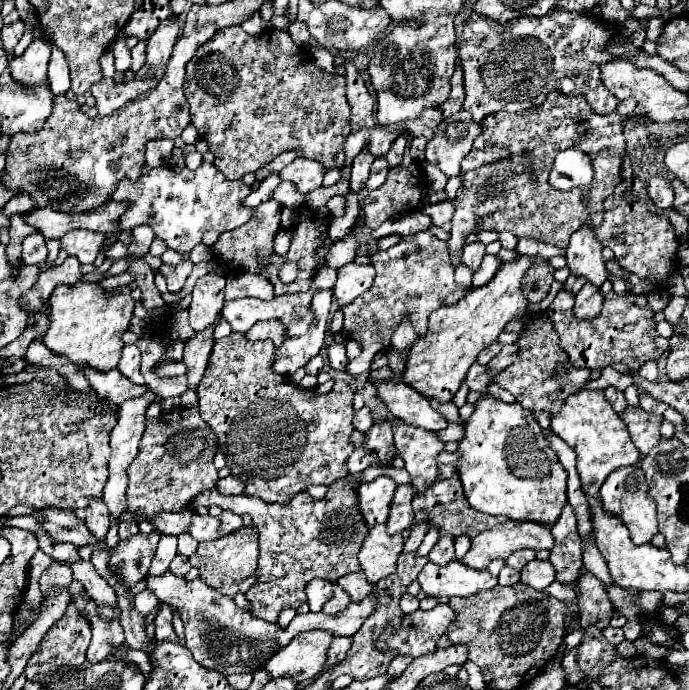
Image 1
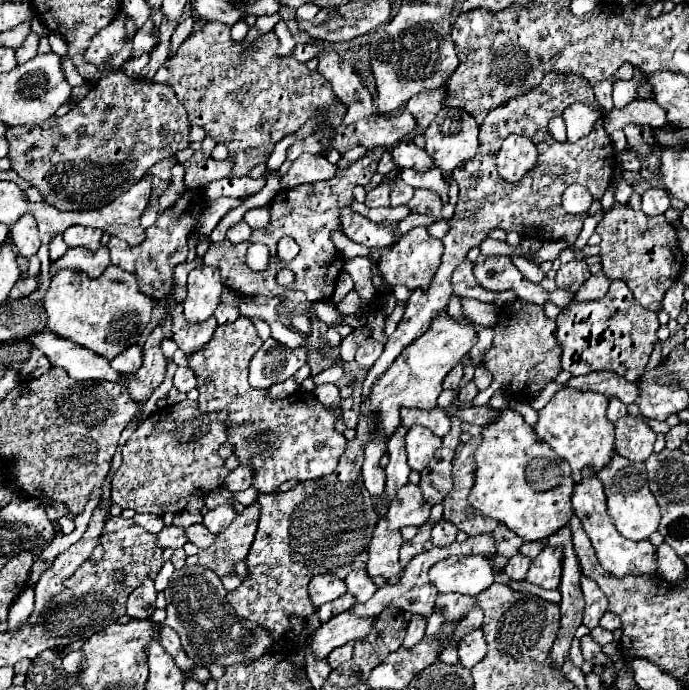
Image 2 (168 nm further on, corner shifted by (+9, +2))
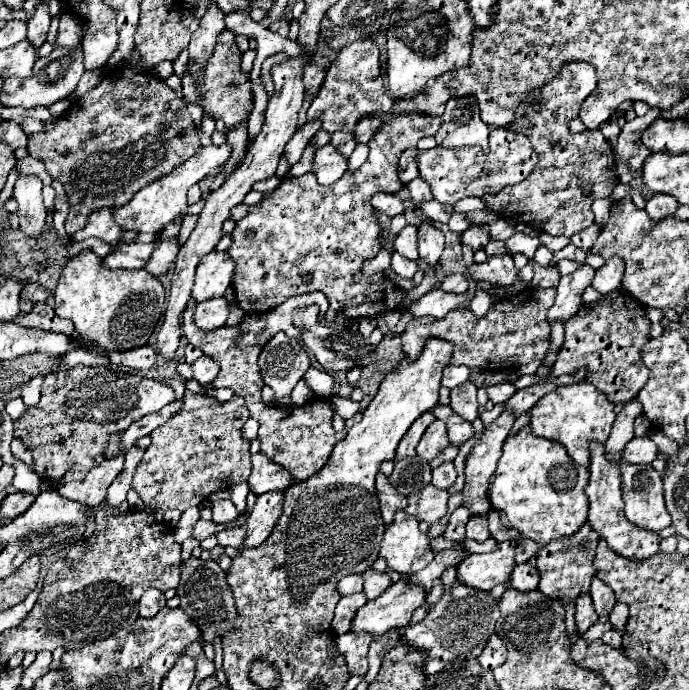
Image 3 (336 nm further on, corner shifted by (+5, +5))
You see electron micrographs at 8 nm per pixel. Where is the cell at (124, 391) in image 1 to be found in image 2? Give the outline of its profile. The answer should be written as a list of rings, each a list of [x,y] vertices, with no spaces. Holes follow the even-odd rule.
[[[42,332],[32,338],[26,338],[26,342],[36,344],[46,358],[52,362],[52,366],[64,368],[74,380],[108,380],[108,382],[122,382],[122,376],[112,370],[110,362],[102,356],[96,356],[94,352],[68,342],[64,338],[58,338],[52,332]]]

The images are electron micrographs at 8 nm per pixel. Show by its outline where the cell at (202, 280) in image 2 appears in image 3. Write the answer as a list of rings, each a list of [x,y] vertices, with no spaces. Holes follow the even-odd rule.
[[[212,251],[200,259],[196,269],[196,283],[192,297],[196,301],[206,301],[212,297],[222,297],[232,283],[234,261],[226,251]]]

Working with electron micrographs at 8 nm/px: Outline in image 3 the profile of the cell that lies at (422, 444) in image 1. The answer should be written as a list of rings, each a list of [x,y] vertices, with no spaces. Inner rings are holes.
[[[434,421],[428,431],[422,435],[416,453],[420,457],[424,457],[426,461],[432,461],[434,457],[438,457],[446,447],[450,445],[448,441],[448,433],[446,433],[446,425],[444,421]]]

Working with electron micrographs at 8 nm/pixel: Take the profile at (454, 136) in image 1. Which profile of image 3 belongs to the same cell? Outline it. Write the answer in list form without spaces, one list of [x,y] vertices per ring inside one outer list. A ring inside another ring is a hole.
[[[472,95],[466,97],[452,97],[446,103],[446,111],[442,115],[442,127],[434,135],[440,147],[472,147],[478,145],[482,149],[488,149],[488,125],[480,119],[480,107]]]

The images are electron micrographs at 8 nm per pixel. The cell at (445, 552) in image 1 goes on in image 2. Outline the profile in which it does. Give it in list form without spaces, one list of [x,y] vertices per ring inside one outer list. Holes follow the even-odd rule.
[[[440,520],[434,528],[432,528],[432,544],[434,546],[450,546],[456,540],[456,532],[458,528],[452,522]]]

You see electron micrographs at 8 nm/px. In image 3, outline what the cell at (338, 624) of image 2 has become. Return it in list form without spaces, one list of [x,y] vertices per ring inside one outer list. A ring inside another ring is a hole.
[[[400,579],[384,595],[368,601],[358,609],[350,631],[368,631],[382,635],[388,629],[402,629],[410,623],[412,613],[426,601],[420,585],[408,585],[408,579]]]

